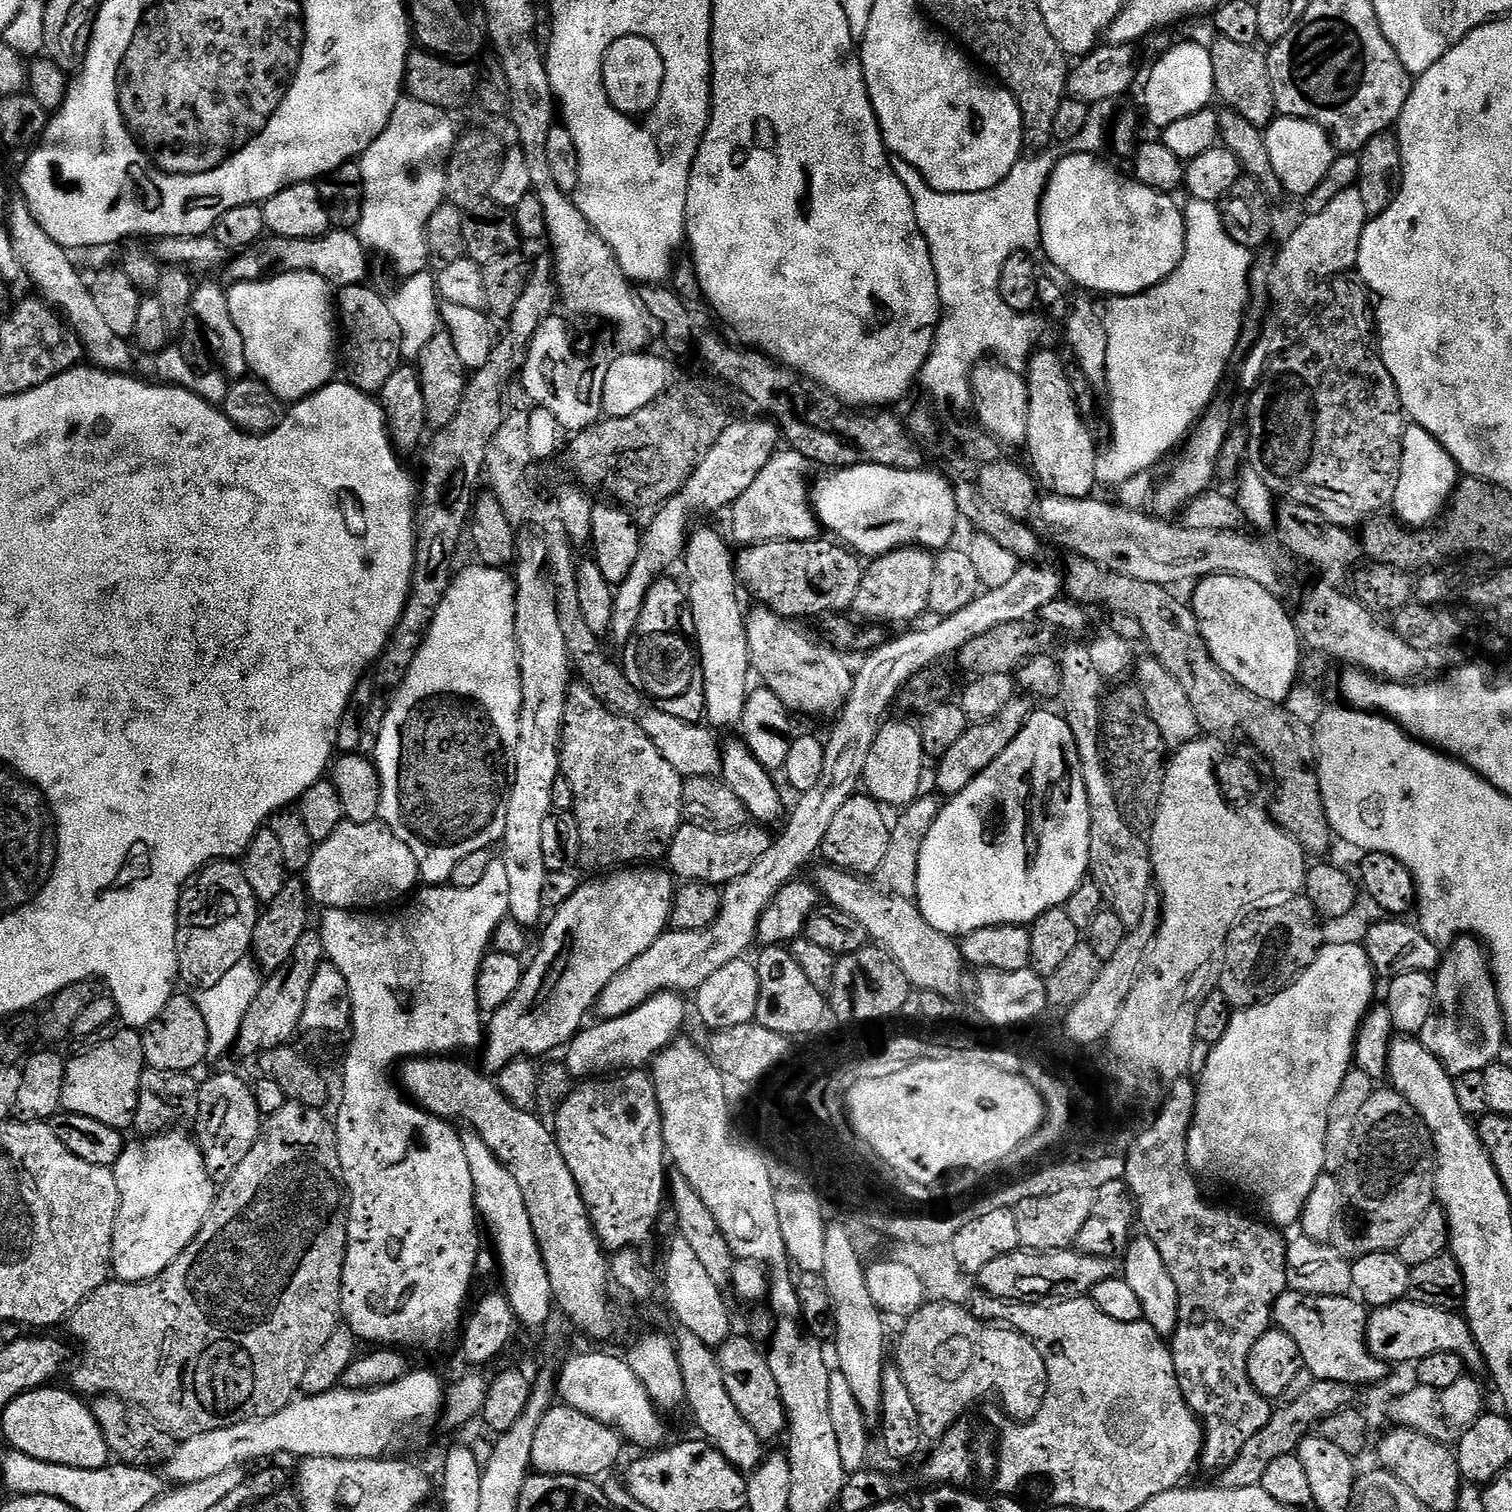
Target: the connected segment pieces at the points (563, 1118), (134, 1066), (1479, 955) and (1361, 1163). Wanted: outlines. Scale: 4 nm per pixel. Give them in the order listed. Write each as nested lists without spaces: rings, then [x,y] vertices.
[[[628,1070],[611,1078],[577,1083],[555,1114],[554,1131],[562,1158],[566,1158],[566,1166],[570,1166],[574,1182],[578,1182],[582,1202],[586,1202],[592,1228],[601,1245],[612,1254],[623,1248],[639,1249],[651,1238],[660,1211],[666,1208],[664,1123],[651,1075],[644,1070]]]
[[[127,1026],[121,1029],[121,1032],[106,1037],[101,1044],[94,1045],[89,1052],[67,1061],[60,1107],[70,1114],[95,1118],[105,1126],[128,1130],[136,1118],[138,1090],[146,1065],[141,1033]]]
[[[1471,934],[1457,935],[1447,945],[1434,975],[1436,1001],[1430,1018],[1426,1018],[1426,1026],[1420,1031],[1420,1043],[1442,1062],[1451,1077],[1466,1074],[1466,1070],[1483,1072],[1486,1066],[1501,1059],[1506,1027],[1485,945]]]
[[[1388,1086],[1377,1087],[1370,1094],[1366,1106],[1358,1113],[1354,1142],[1350,1142],[1350,1154],[1346,1154],[1346,1166],[1338,1173],[1338,1179],[1343,1211],[1356,1215],[1354,1241],[1364,1255],[1393,1251],[1422,1222],[1422,1214],[1436,1200],[1436,1147],[1426,1122],[1422,1122],[1418,1110],[1402,1094]]]

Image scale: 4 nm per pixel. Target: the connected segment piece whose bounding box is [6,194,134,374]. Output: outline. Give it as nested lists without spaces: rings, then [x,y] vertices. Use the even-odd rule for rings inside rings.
[[[16,194],[11,197],[6,227],[10,234],[10,246],[14,246],[14,258],[18,258],[21,273],[32,279],[33,286],[41,292],[37,293],[49,305],[55,306],[63,313],[84,348],[84,356],[92,359],[89,361],[95,367],[103,368],[106,372],[131,373],[133,345],[125,337],[110,330],[110,325],[102,318],[102,313],[94,302],[89,281],[83,280],[79,270],[72,265],[72,260],[68,257],[71,256],[69,249],[54,242],[54,238],[50,238],[50,234],[46,234],[46,230],[38,226],[38,218],[34,218],[23,195]]]

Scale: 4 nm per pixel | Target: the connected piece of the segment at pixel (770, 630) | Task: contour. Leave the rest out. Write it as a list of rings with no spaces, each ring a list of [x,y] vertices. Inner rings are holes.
[[[756,606],[753,612],[749,611],[746,616],[748,625],[748,659],[751,667],[761,676],[763,687],[769,688],[790,710],[796,708],[805,712],[808,716],[831,716],[835,717],[848,700],[853,682],[853,669],[848,669],[848,664],[843,655],[837,649],[827,643],[815,640],[807,636],[800,628],[795,628],[795,623],[789,622],[785,617],[765,606]]]

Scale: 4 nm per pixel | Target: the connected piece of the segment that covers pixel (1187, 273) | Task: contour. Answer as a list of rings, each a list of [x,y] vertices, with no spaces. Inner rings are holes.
[[[1189,199],[1184,213],[1184,229],[1186,230],[1186,246],[1184,247],[1184,257],[1182,262],[1158,286],[1154,286],[1145,292],[1139,292],[1133,296],[1117,296],[1107,301],[1108,306],[1103,309],[1104,325],[1106,326],[1106,370],[1108,371],[1108,416],[1112,419],[1112,448],[1108,448],[1099,453],[1096,457],[1096,479],[1104,482],[1109,480],[1113,486],[1126,483],[1130,478],[1134,478],[1139,472],[1146,472],[1154,468],[1154,464],[1163,458],[1172,447],[1175,449],[1191,433],[1197,420],[1203,416],[1209,404],[1217,399],[1216,387],[1220,384],[1220,379],[1224,376],[1224,371],[1228,368],[1228,363],[1232,360],[1232,355],[1237,355],[1240,343],[1240,331],[1244,328],[1244,317],[1246,309],[1250,304],[1248,295],[1248,276],[1252,273],[1254,263],[1253,253],[1246,246],[1234,242],[1230,234],[1224,229],[1224,217],[1216,204],[1202,202],[1201,200]]]

